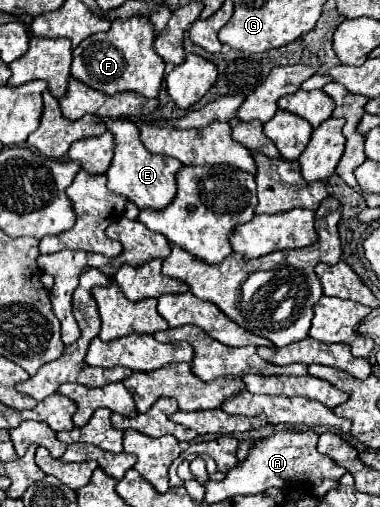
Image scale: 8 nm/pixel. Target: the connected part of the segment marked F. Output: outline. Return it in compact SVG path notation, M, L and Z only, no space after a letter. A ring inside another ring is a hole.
M130 17L126 21L116 19L106 33L96 33L92 39L84 39L76 49L74 49L74 59L72 59L72 77L80 79L88 87L94 87L98 91L104 91L108 95L114 95L116 91L136 91L144 97L156 97L160 83L164 79L164 61L160 55L156 55L154 47L154 29L148 17Z

